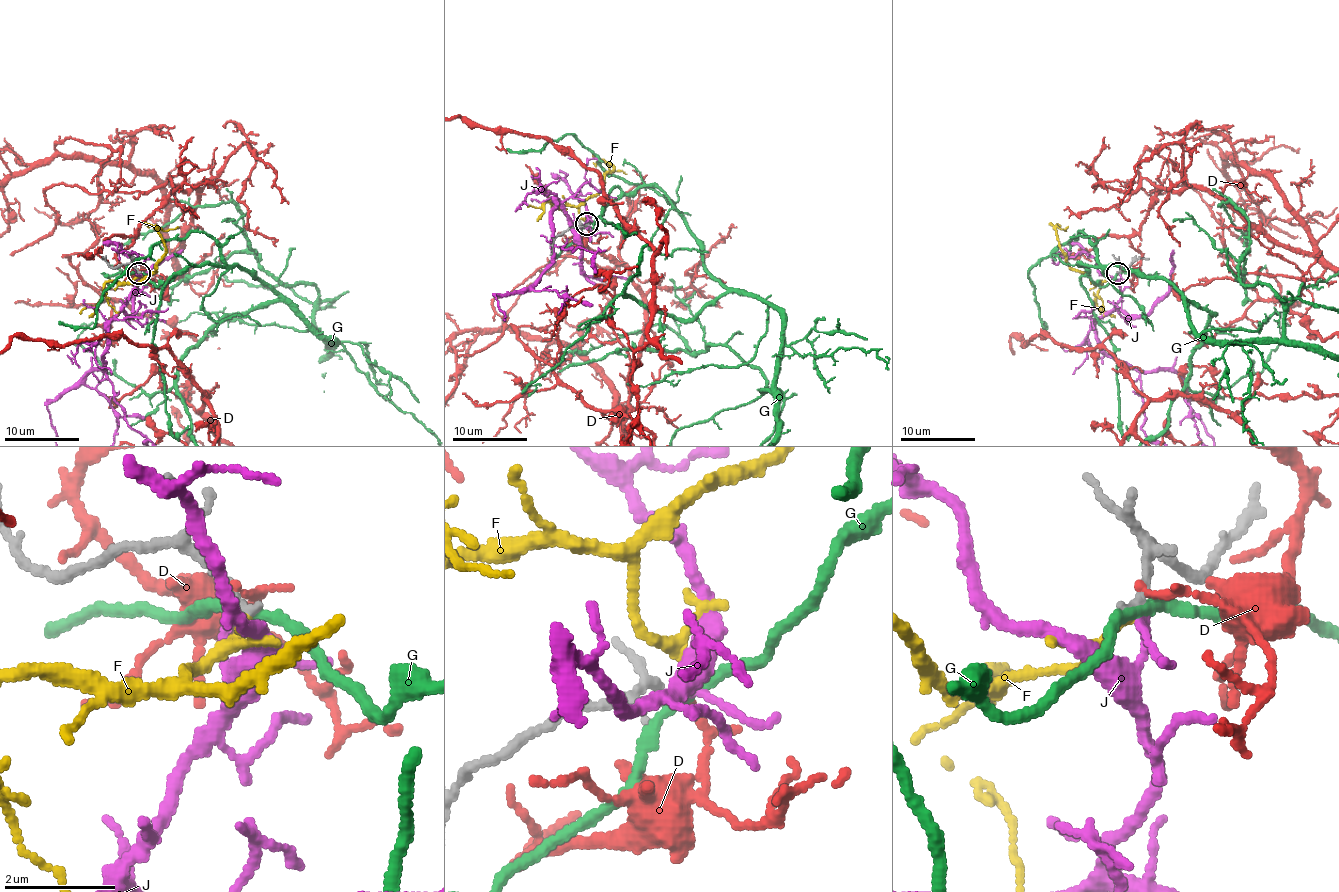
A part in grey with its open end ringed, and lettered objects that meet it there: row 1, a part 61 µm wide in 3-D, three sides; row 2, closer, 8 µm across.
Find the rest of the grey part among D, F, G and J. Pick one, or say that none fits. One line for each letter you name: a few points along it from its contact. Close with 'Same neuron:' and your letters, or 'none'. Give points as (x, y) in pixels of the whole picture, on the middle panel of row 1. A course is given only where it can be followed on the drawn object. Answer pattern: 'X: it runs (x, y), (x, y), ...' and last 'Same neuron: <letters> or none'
F: it runs (586, 225), (579, 216), (580, 206), (599, 191), (603, 176), (612, 169), (607, 163), (612, 172), (626, 174)
Same neuron: F

